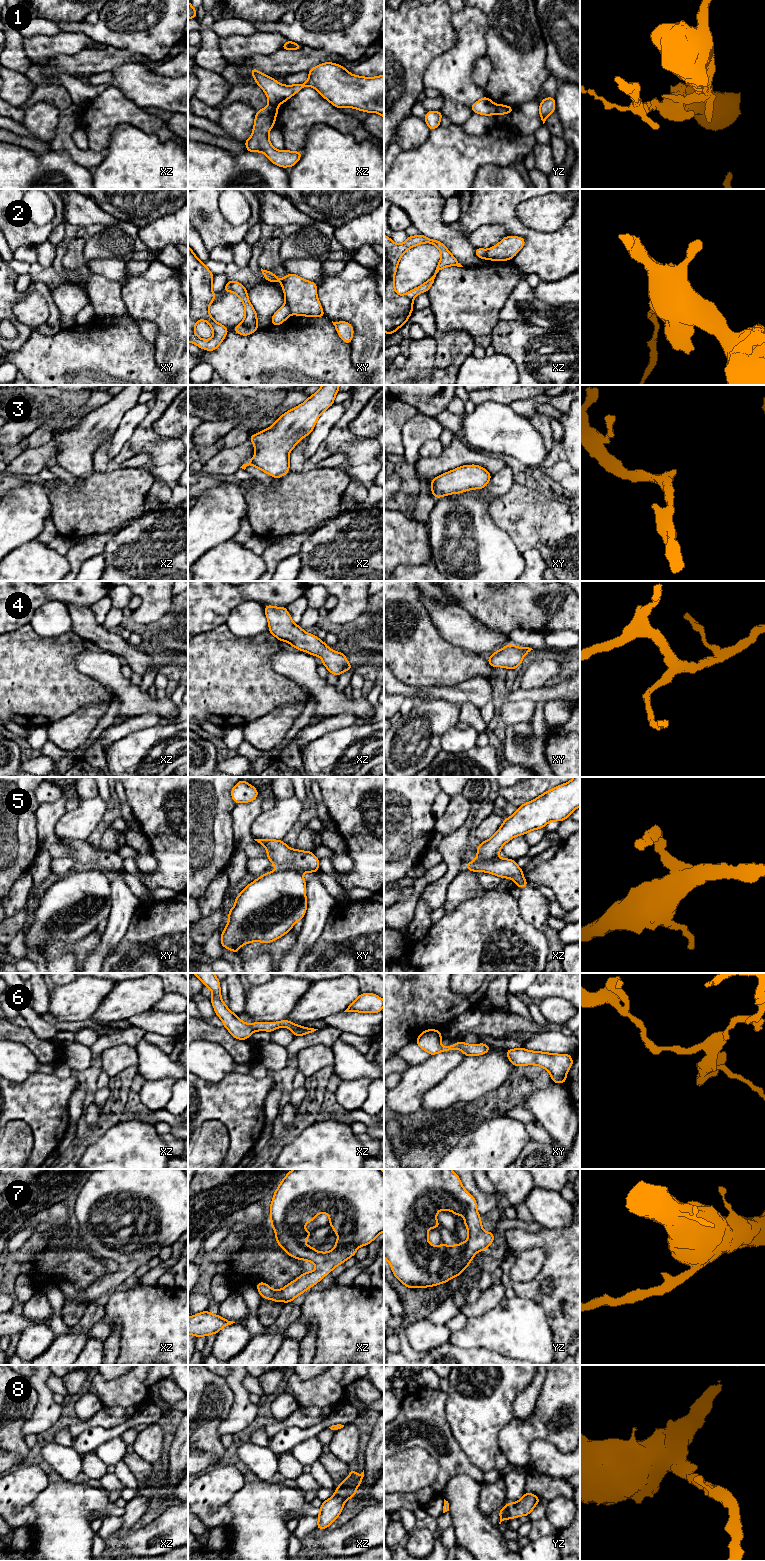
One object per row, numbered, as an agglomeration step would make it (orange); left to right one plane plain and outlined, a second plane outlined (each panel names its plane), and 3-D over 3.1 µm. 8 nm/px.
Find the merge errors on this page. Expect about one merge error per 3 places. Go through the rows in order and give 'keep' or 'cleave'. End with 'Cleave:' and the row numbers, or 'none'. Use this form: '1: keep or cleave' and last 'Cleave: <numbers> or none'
1: cleave
2: cleave
3: keep
4: keep
5: cleave
6: keep
7: keep
8: keep
Cleave: 1, 2, 5

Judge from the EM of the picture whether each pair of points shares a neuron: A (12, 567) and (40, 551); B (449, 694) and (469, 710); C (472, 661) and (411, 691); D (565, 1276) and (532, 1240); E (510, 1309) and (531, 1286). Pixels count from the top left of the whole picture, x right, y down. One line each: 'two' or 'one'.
A: one
B: two
C: two
D: one
E: two

